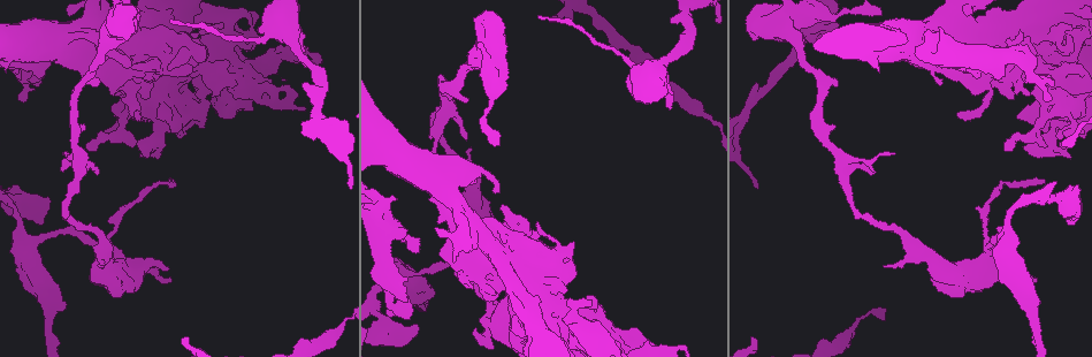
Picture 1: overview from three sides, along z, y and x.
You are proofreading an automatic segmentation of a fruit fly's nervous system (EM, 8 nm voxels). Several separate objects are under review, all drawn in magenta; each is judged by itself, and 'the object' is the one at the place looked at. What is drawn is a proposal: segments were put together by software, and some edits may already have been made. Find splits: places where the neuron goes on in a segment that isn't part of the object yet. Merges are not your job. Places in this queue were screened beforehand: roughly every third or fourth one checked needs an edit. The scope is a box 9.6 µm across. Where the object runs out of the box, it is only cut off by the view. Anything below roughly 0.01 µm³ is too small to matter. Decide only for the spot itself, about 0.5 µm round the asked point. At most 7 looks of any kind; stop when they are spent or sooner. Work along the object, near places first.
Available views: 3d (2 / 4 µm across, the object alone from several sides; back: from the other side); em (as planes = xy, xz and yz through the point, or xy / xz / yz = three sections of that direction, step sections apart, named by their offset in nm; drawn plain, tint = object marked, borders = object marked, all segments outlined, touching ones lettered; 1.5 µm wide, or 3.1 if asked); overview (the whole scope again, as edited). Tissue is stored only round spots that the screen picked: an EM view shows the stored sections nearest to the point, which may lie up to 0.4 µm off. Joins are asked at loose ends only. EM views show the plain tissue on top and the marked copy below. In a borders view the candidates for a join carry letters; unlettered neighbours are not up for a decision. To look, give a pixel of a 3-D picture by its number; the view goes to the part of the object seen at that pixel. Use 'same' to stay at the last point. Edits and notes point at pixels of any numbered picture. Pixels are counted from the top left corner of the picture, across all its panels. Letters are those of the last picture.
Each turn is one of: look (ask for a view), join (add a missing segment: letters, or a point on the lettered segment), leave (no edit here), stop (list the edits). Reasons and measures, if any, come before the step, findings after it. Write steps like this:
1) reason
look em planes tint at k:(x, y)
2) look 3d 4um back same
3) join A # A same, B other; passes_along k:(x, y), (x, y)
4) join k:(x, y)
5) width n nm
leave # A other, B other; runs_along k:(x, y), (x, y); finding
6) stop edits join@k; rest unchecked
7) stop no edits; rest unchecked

free end
look em planes tint at 1:(1042, 182)

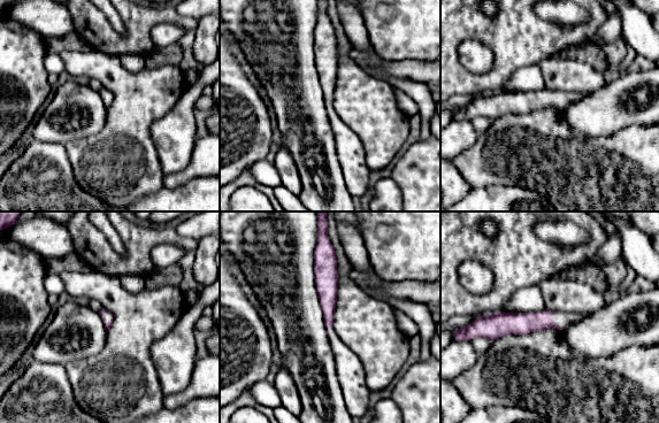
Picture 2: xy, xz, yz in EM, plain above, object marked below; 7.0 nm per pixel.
look em planes borders same

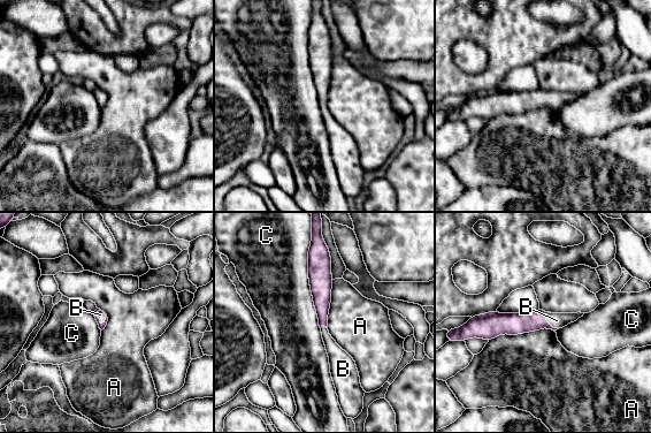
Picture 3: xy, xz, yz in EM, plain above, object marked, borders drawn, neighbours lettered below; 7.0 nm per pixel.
longest_contact C 600 nm
join B # A other, B same, C other; passes_along 3:(513, 324), (548, 323), (557, 320); the neuron continues

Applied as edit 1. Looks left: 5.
redraw
look overview

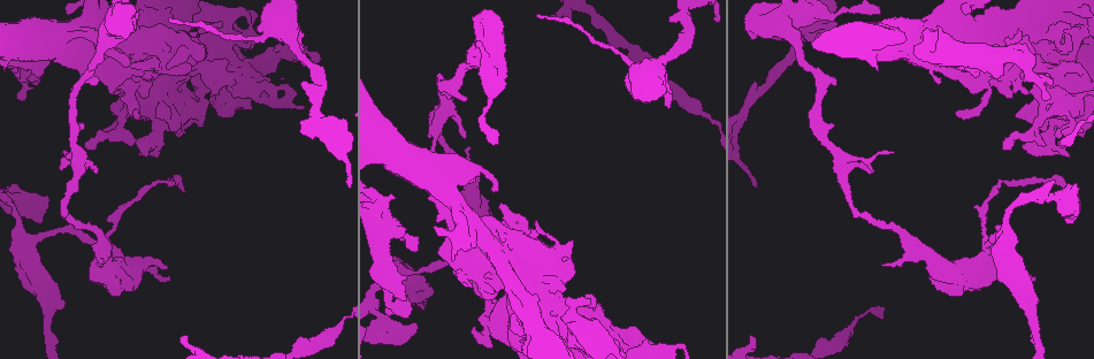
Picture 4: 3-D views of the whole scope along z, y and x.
branch stops here
look em planes borders at 4:(135, 116)

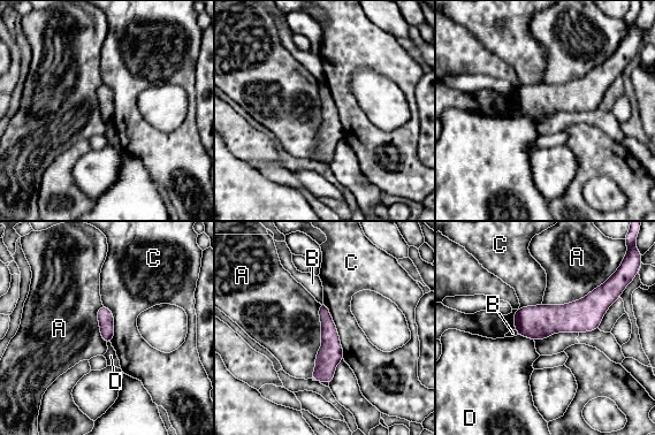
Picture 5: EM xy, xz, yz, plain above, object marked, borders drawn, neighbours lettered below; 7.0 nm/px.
width 110 nm; longest_contact A 550 nm
leave # A other, B other, C other, D other; none of them fits

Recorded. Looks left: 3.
branch stops here
look 3d 2um at 4:(833, 80)

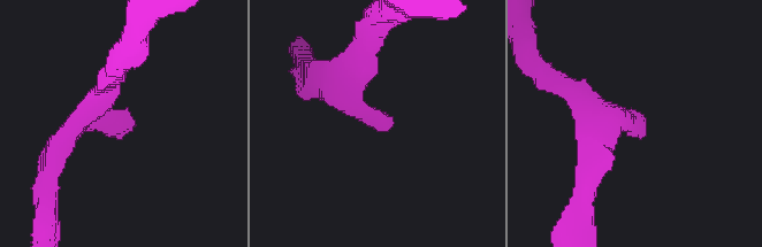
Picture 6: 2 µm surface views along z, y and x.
look em planes borders at 6:(638, 125)

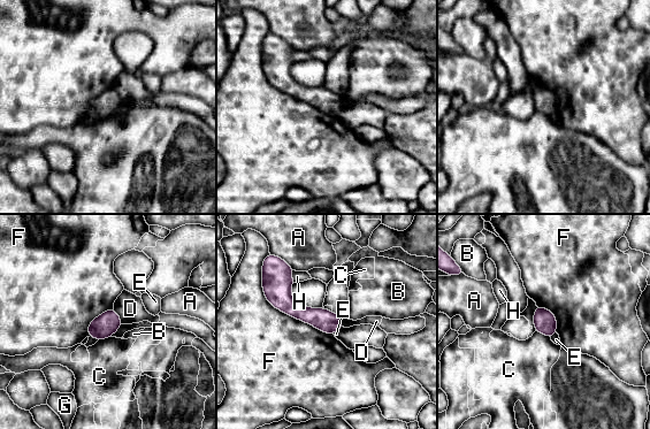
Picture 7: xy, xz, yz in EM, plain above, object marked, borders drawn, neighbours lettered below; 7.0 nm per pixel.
width 160 nm
leave # A other, B other, C other, D other, E other, F other, G other, H other; runs_along 7:(268, 289), (295, 309), (339, 324); none of them fits

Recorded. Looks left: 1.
stop edits join@3; rest unchecked

